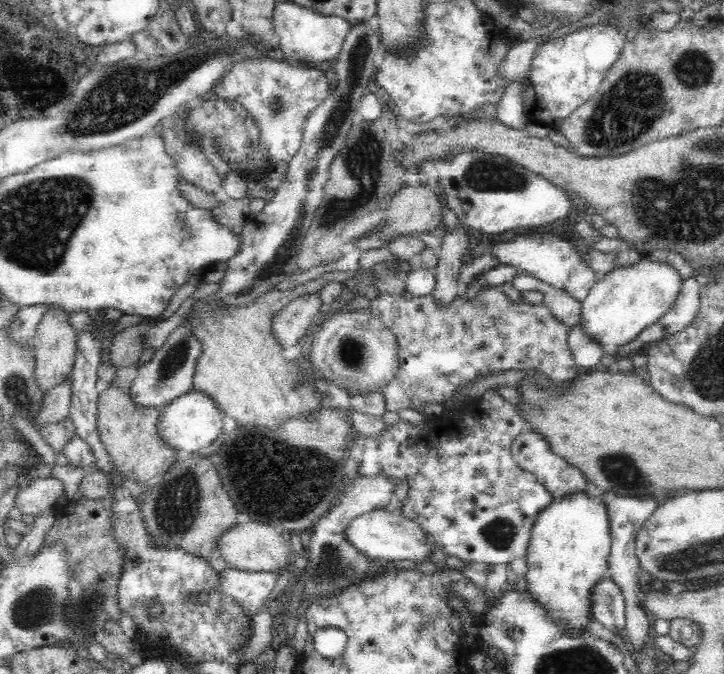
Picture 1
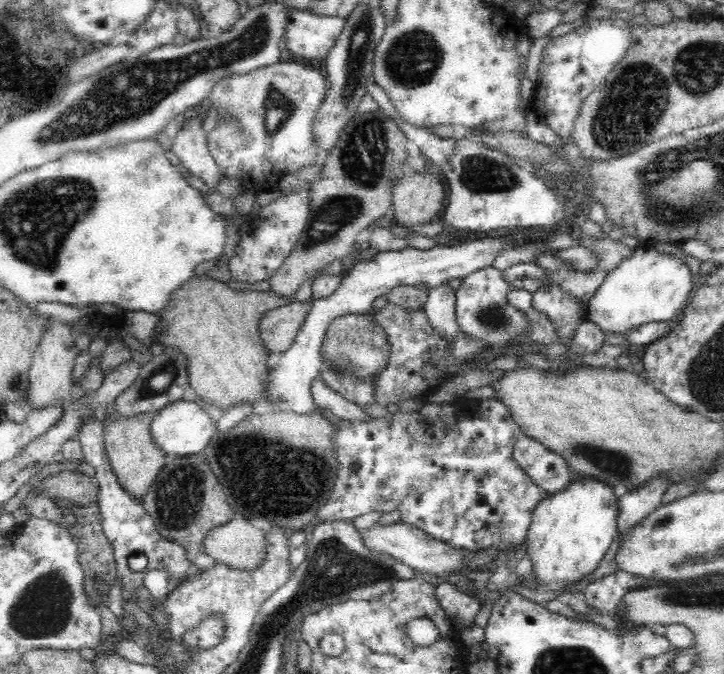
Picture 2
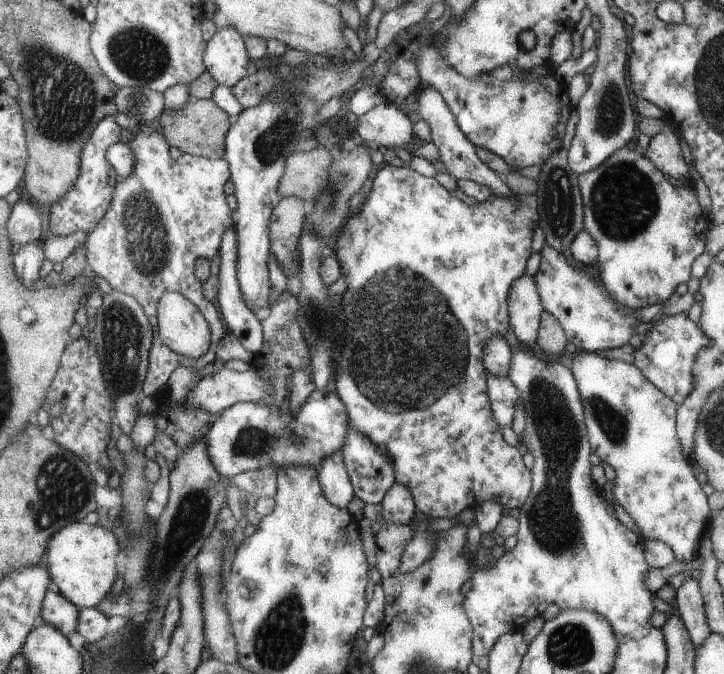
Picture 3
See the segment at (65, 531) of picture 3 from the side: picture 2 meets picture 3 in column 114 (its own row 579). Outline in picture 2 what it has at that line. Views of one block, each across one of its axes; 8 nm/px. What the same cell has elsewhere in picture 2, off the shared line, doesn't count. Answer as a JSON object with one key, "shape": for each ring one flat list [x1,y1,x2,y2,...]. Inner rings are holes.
{"shape":[[591,476,569,479,558,492,545,494,543,498,540,498,539,504,536,504,532,513,532,520,524,542,527,557,534,564,534,576,538,584,552,584,558,580,566,584,574,584,598,566,598,562,604,558,619,533,617,502,618,497,615,496,613,486]]}

